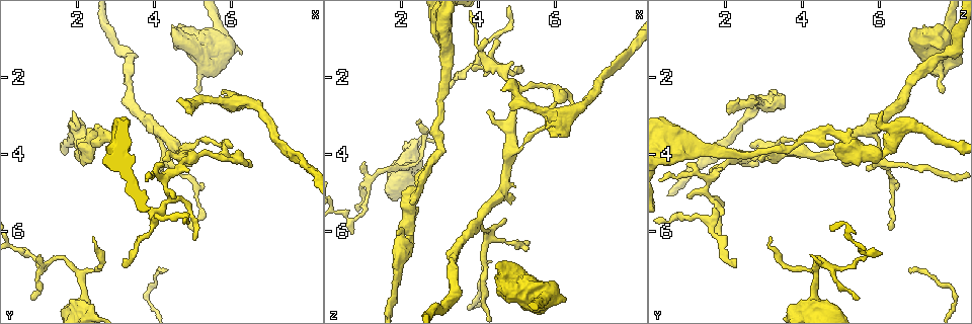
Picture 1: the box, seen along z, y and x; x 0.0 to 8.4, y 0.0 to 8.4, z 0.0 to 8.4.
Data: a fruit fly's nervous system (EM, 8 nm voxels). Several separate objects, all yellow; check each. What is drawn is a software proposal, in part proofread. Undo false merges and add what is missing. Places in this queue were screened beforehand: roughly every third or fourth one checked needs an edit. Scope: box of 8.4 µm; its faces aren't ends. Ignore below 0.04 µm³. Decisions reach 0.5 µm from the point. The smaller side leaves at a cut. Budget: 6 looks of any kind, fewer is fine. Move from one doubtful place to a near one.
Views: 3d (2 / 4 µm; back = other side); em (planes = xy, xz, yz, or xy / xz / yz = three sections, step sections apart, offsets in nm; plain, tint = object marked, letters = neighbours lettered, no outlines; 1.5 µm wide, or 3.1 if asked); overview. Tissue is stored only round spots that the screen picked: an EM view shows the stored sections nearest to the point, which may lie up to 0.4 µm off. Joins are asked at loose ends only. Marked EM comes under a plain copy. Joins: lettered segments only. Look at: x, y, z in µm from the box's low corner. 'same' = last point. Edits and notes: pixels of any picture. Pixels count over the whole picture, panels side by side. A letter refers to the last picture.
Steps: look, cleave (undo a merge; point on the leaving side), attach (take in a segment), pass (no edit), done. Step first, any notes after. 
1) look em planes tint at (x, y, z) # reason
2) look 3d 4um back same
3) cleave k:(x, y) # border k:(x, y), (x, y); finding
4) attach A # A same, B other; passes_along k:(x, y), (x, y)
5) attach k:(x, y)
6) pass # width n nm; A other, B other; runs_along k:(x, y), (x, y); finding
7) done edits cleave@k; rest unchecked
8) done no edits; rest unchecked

look em planes letters at (6.15, 2.60, 3.25) # calibre changes

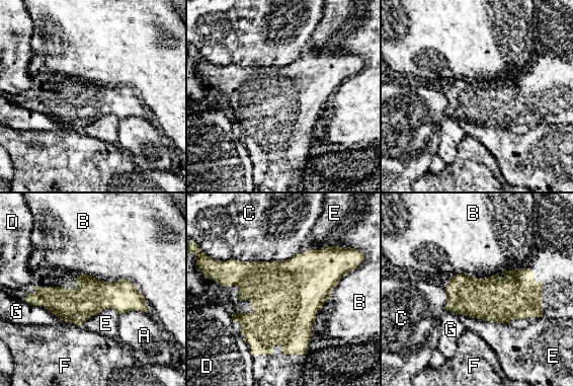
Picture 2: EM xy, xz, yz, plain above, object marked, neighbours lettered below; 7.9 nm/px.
pass # width 380 nm; A other, B other, C other, D other, E other, F other, G other; border 2:(81, 273), (129, 280), (146, 300); all the same neuron

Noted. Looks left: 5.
look 3d 4um at (6.25, 1.30, 7.85) # an open end

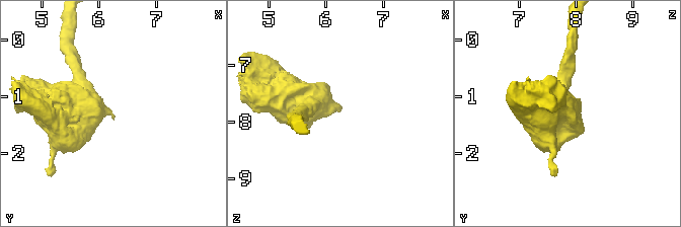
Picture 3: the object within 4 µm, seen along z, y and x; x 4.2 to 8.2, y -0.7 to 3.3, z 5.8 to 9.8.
look em 3.1um yz step 8 letters at (6.25, 1.35, 7.80) # shape alone is not enough

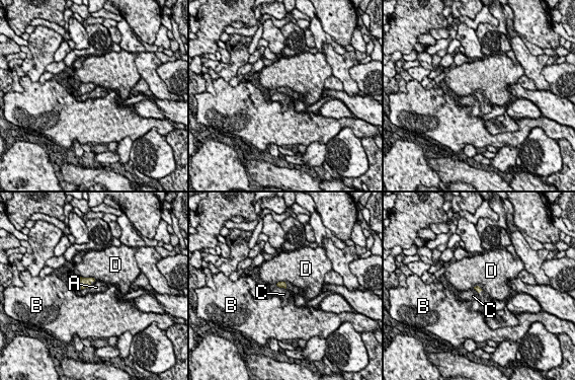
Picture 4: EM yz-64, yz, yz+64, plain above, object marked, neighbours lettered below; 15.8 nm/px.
pass # A other, B other, C other, D other; border 4:(79, 276), (95, 280); no lettered segment goes on from it

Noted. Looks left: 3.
look em xz step 4 tint at (2.35, 3.75, 4.80) # free end

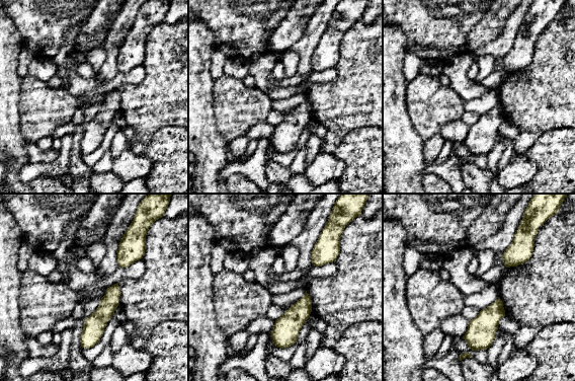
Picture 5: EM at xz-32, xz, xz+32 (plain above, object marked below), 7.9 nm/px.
look em xz step 4 letters same

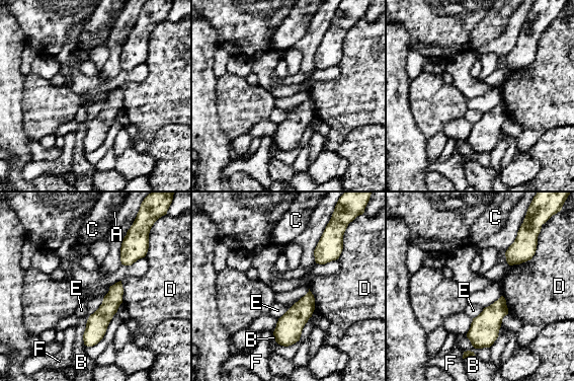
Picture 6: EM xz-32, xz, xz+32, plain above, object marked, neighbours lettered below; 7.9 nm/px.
pass # longest_contact B 260 nm; A other, B other, C other, D other, E other, F other; border 6:(484, 308), (473, 318); no lettered segment goes on from it

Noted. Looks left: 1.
done no edits; rest unchecked

